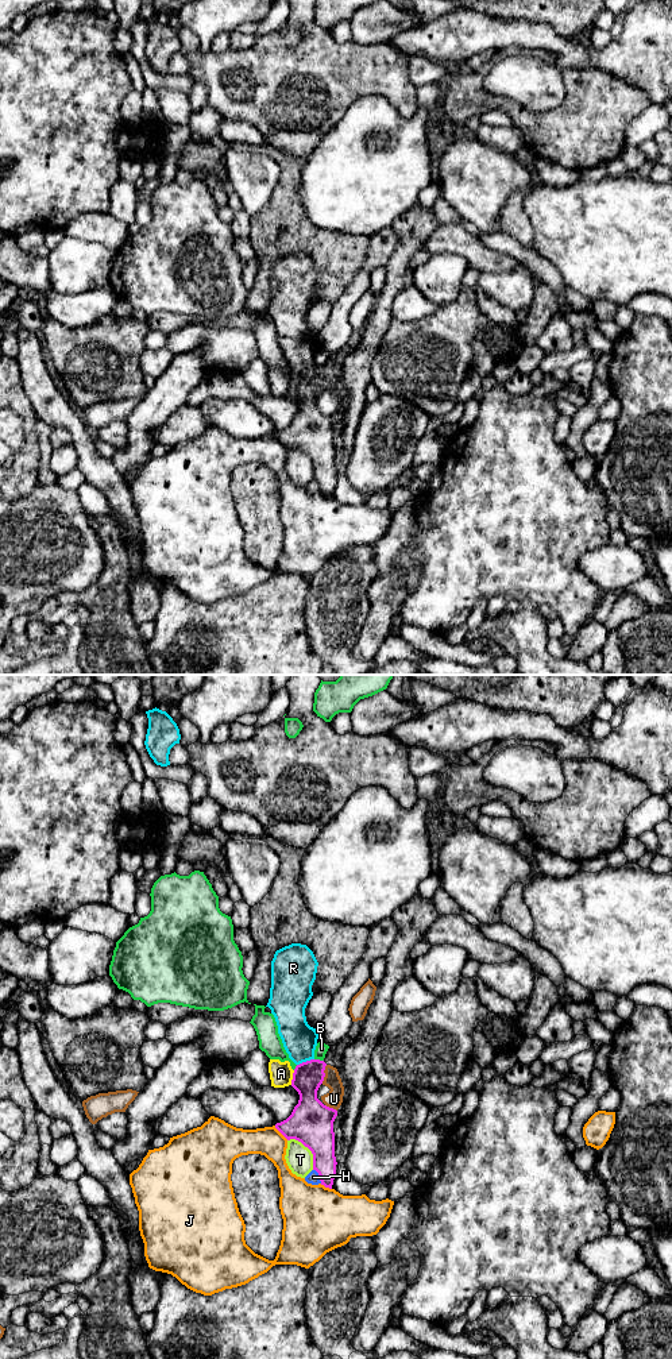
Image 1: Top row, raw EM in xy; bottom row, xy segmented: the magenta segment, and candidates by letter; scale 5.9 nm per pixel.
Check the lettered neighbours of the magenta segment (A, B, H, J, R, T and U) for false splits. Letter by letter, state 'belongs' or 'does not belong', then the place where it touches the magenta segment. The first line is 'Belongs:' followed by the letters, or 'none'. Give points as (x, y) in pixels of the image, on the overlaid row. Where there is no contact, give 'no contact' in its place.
Belongs: R
A: does not belong; meets magenta in xy at (293, 1077)
B: does not belong; meets magenta in xy at (319, 1060)
H: does not belong; meets magenta in xy at (319, 1174)
J: does not belong; meets magenta in xy at (281, 1132)
R: belongs; meets magenta in xy at (305, 1062)
T: does not belong; meets magenta in xy at (308, 1147)
U: does not belong; meets magenta in xy at (324, 1074)

